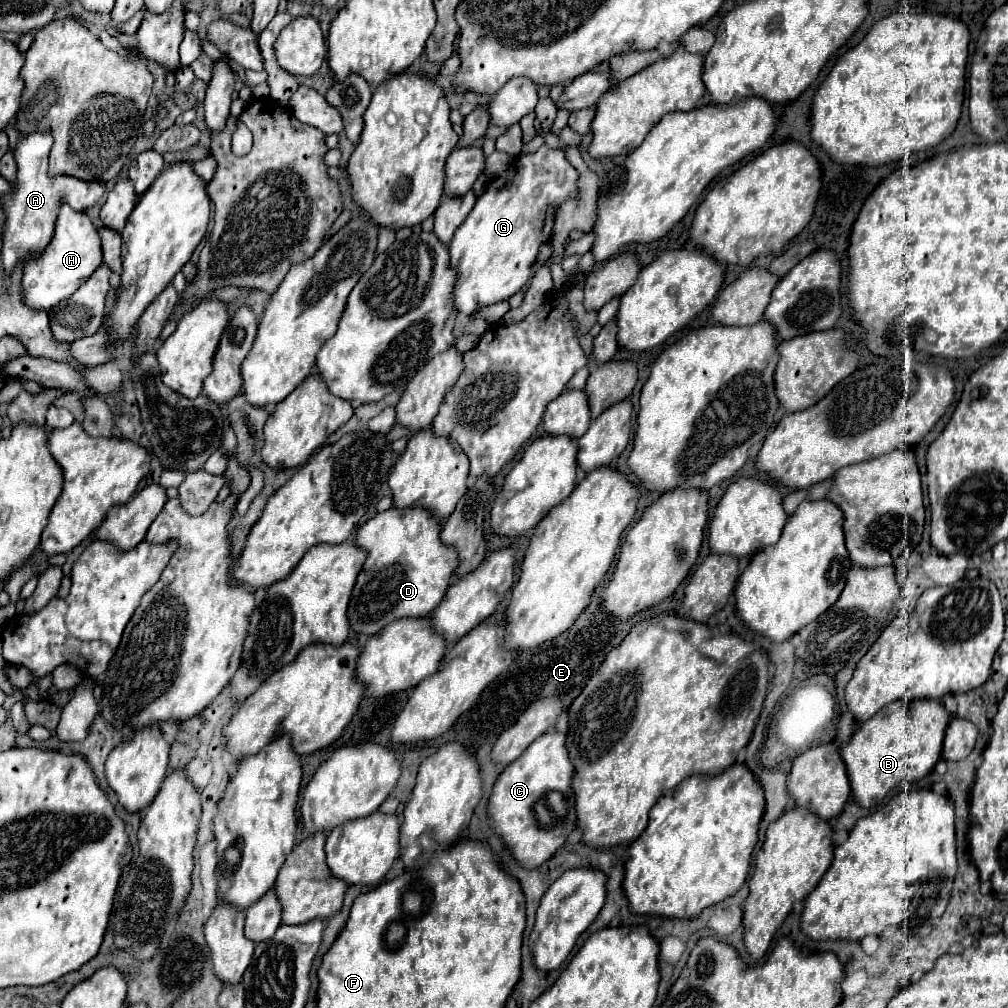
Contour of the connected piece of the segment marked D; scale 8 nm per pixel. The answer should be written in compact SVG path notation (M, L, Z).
M390 507L384 513L376 513L356 531L356 545L366 549L368 557L356 579L352 599L348 605L348 623L352 625L352 629L364 635L376 635L382 627L386 627L396 619L430 615L430 611L442 601L442 595L446 593L456 567L456 551L452 547L446 547L438 539L440 529L442 527L432 517L432 513L422 507L412 507L412 509Z

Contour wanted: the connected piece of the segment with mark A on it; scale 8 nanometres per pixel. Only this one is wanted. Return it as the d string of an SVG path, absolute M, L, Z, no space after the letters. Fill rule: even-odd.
M30 133L28 137L20 137L18 147L14 151L18 163L18 175L14 183L14 191L4 197L6 211L6 227L4 227L4 269L14 271L18 259L26 259L26 255L38 253L52 239L54 219L60 203L68 203L76 211L84 211L98 203L104 195L104 183L86 183L80 179L72 179L68 175L48 177L48 151L52 147L52 137L48 133Z

